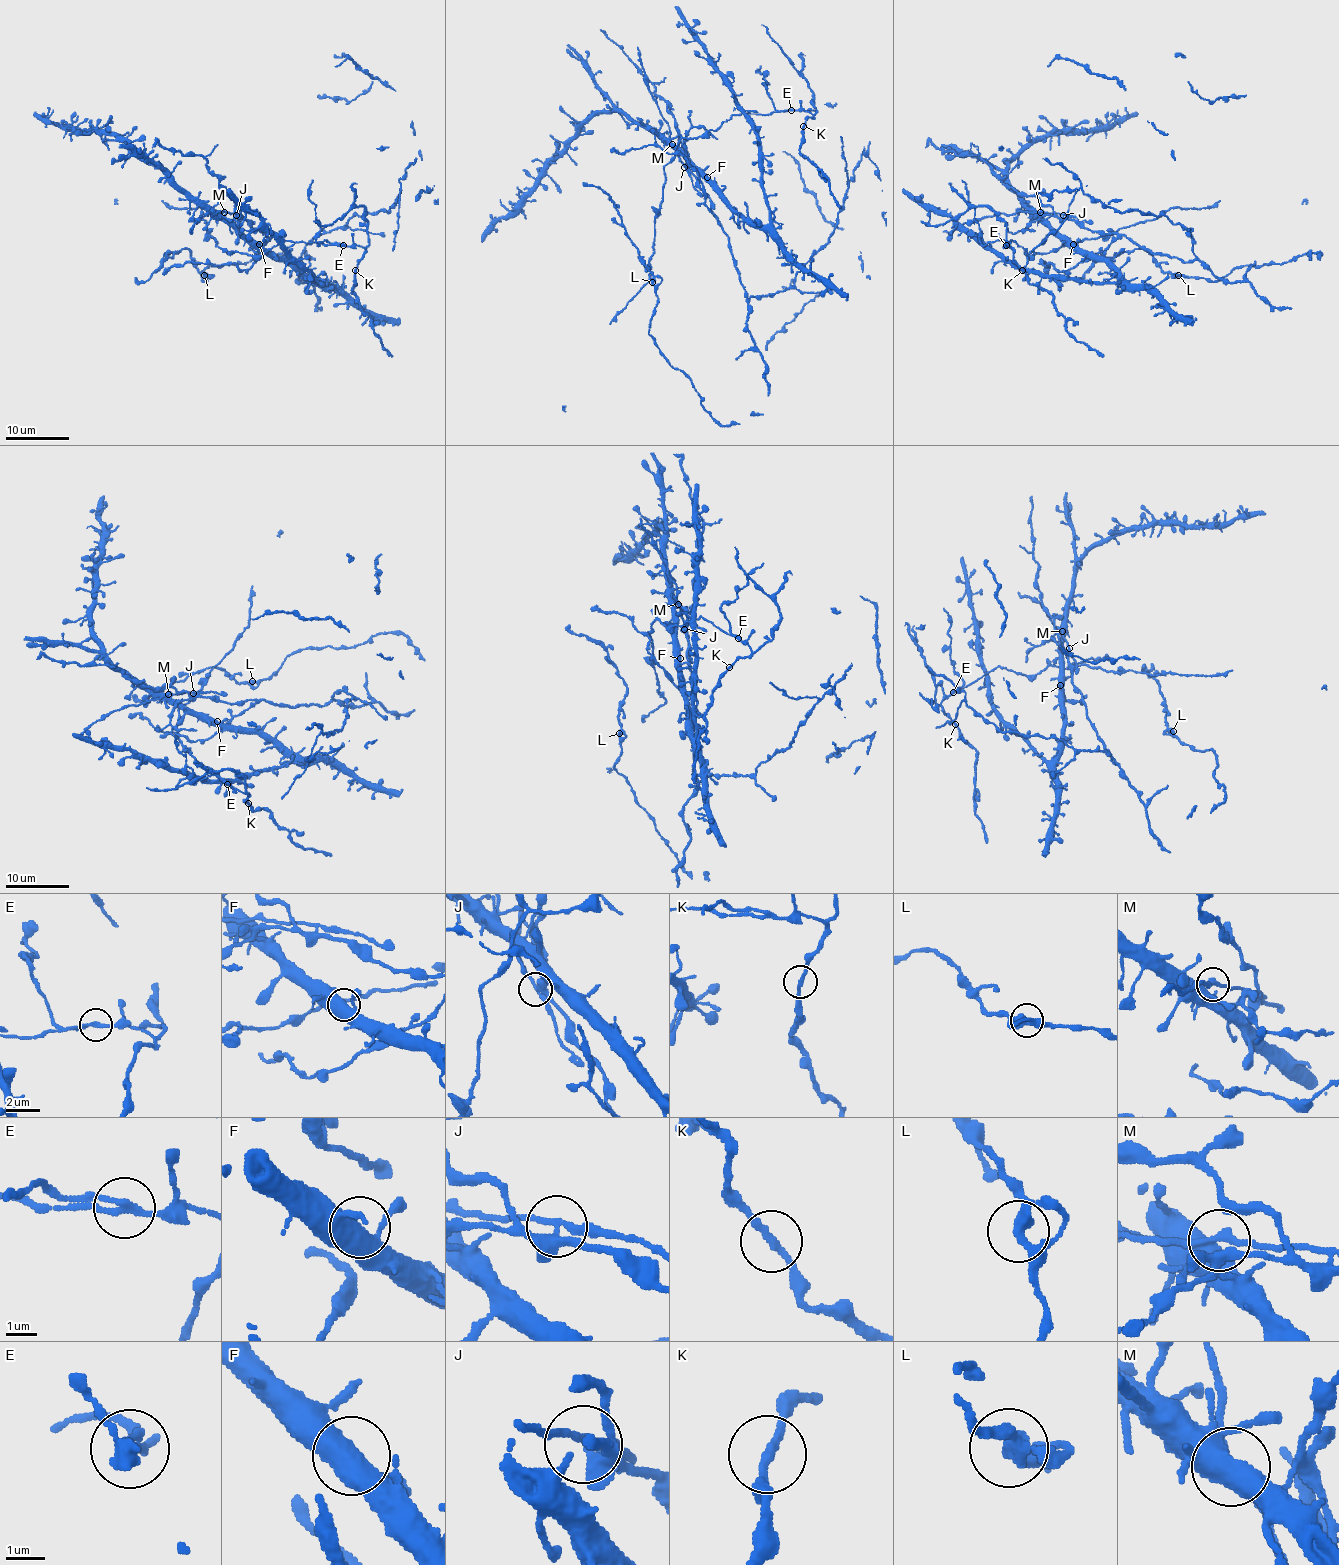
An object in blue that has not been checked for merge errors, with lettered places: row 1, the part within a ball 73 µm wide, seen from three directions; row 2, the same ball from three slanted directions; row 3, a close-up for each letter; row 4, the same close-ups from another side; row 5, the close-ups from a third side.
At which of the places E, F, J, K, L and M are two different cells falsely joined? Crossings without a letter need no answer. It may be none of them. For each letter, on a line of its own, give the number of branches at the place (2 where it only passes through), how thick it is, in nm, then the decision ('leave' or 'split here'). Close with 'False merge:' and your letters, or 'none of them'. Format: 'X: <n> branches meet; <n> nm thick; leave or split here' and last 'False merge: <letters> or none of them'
E: 2 branches meet; 190 nm thick; split here
F: 3 branches meet; 440 nm thick; leave
J: 4 branches meet; 320 nm thick; split here
K: 2 branches meet; 240 nm thick; leave
L: 4 branches meet; 320 nm thick; leave
M: 3 branches meet; 260 nm thick; split here
False merge: E, J, M

